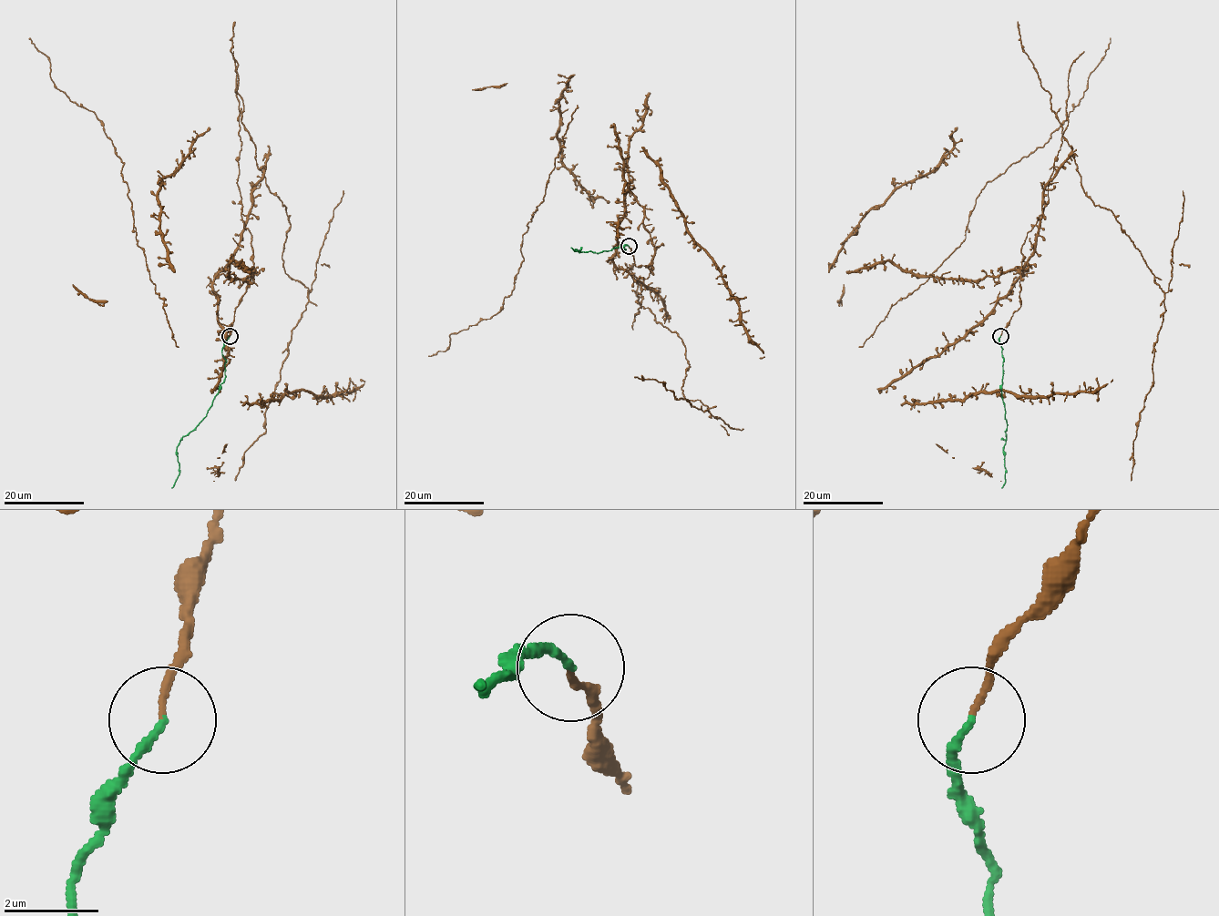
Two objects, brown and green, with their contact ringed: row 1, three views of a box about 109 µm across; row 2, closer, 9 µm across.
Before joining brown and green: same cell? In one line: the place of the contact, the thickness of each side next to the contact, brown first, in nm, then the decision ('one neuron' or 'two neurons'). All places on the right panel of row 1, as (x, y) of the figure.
place (1000, 336); calibres 120 and 160 nm; one neuron

